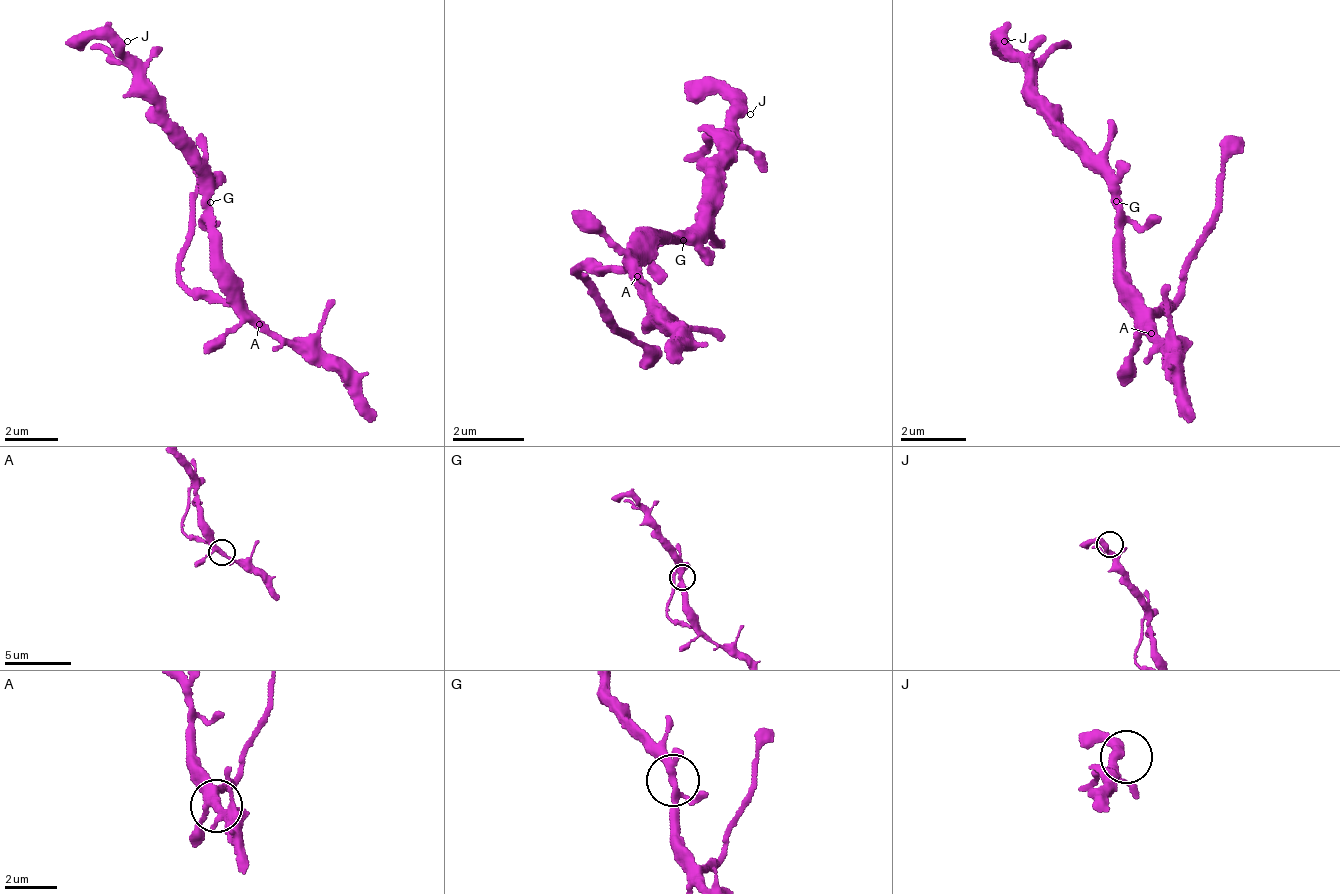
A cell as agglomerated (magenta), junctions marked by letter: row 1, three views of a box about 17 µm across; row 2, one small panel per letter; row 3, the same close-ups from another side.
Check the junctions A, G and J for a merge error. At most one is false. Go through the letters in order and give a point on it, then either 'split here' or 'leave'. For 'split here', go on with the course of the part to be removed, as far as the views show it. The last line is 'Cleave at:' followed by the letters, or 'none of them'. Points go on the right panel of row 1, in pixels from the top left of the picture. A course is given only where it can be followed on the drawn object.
A: at (1151, 333); leave
G: at (1116, 201); leave
J: at (1004, 41); leave
Cleave at: none of them

